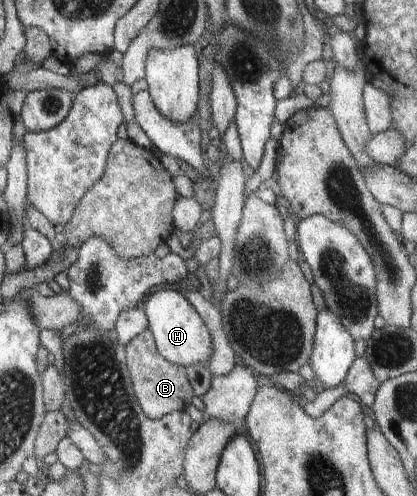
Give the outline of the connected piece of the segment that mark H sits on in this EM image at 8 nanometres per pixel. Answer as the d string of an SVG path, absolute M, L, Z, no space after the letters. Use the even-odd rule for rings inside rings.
M160 287L145 297L142 306L148 319L148 328L155 339L156 349L168 363L184 369L198 363L208 367L208 361L212 357L212 341L208 328L181 291L174 287Z

